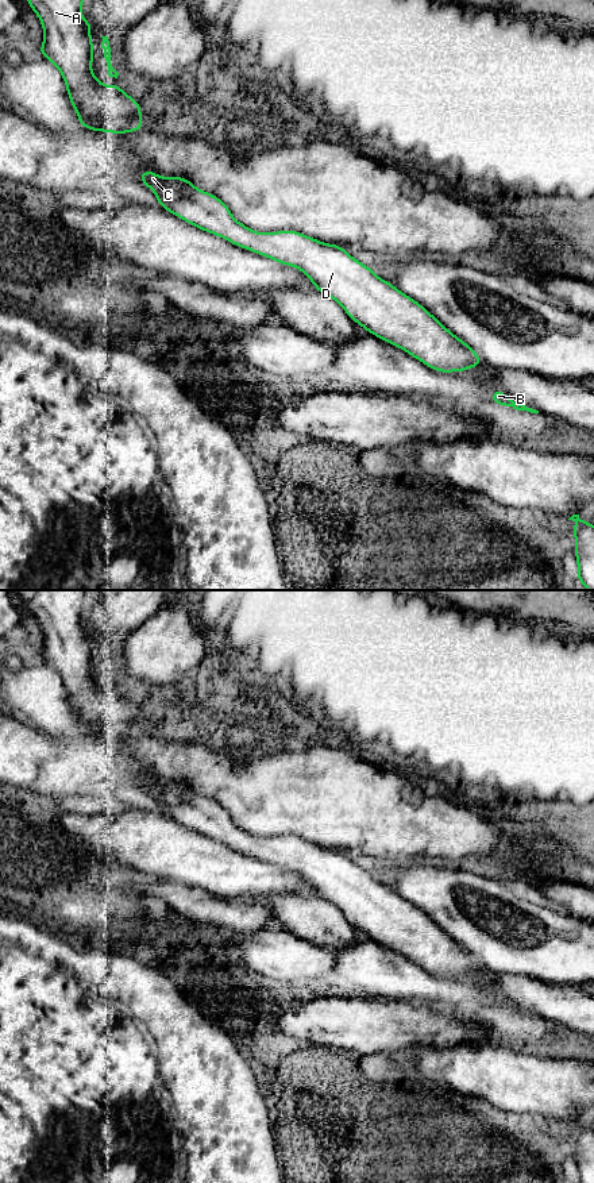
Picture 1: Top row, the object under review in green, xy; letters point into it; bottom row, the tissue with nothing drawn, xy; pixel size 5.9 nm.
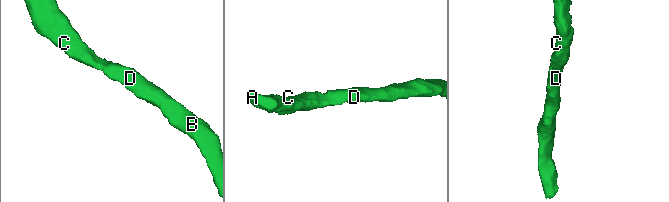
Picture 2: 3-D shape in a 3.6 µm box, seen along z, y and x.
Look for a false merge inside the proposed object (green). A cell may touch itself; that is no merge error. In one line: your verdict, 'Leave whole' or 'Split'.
Leave whole

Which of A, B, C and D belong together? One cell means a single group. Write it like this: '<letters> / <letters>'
A B C D

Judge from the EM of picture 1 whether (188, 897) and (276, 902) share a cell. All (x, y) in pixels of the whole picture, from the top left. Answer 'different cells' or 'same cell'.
same cell

